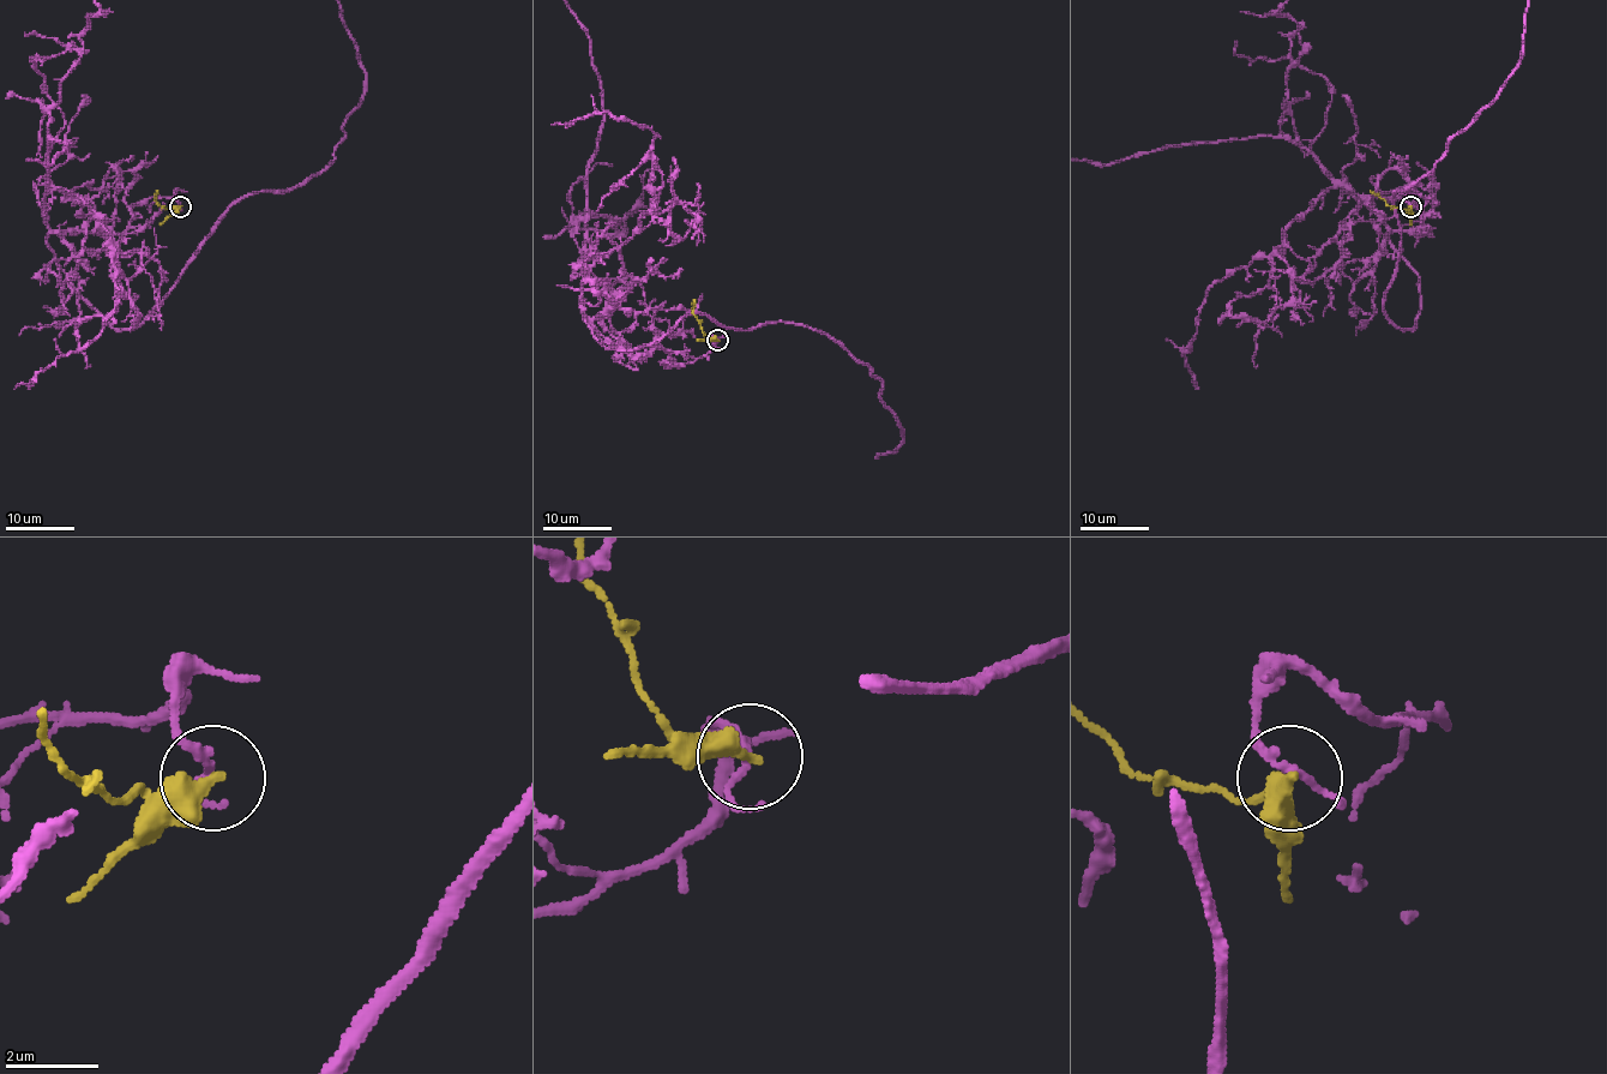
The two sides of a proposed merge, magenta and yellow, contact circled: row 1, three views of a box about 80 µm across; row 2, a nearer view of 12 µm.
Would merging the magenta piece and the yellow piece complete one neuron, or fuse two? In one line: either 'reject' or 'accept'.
reject

